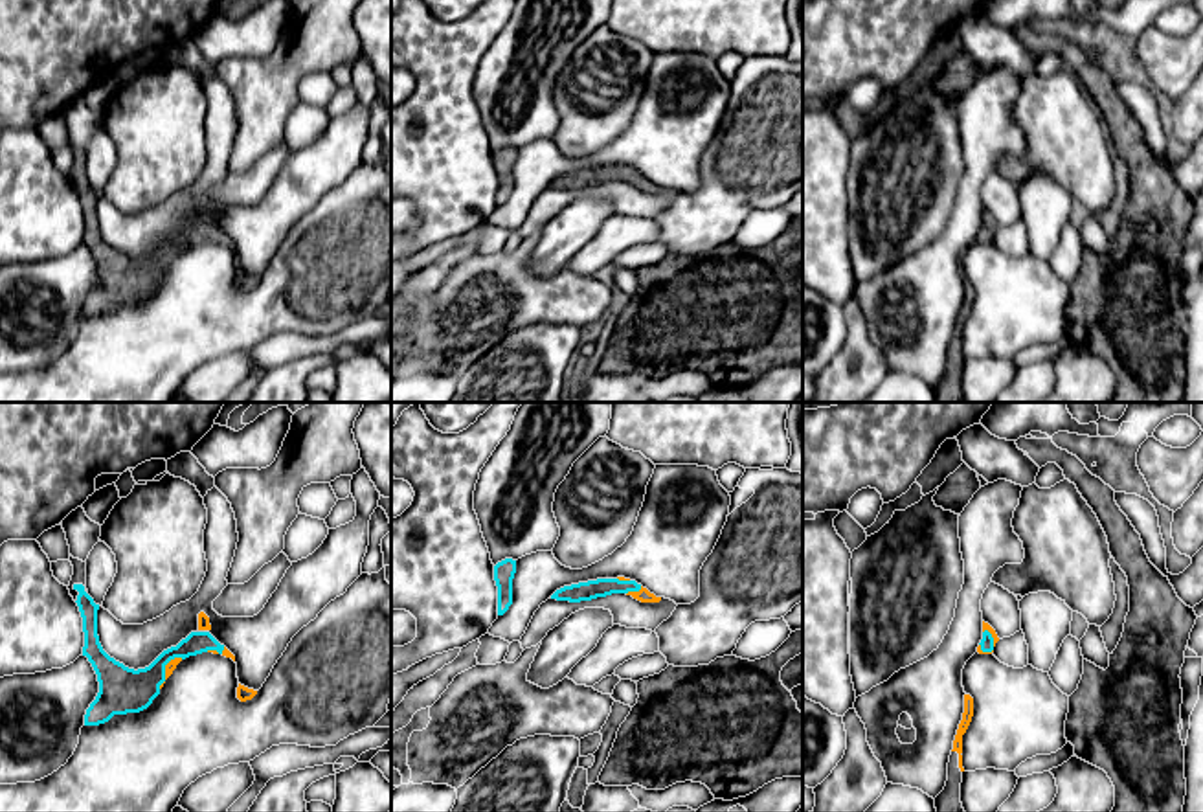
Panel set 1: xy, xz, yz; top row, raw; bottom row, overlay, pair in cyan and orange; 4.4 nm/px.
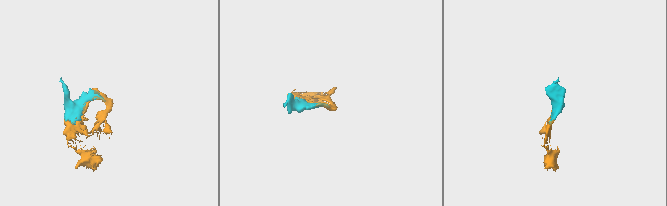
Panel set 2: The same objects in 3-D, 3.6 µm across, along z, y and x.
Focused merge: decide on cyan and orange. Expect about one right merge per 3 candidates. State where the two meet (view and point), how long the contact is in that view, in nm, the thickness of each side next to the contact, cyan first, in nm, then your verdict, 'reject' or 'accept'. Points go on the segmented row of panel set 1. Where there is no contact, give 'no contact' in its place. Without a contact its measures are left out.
xz (634, 590) | 80 nm | 80/60 nm | accept

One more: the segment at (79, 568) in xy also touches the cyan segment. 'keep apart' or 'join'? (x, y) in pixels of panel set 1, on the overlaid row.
join

